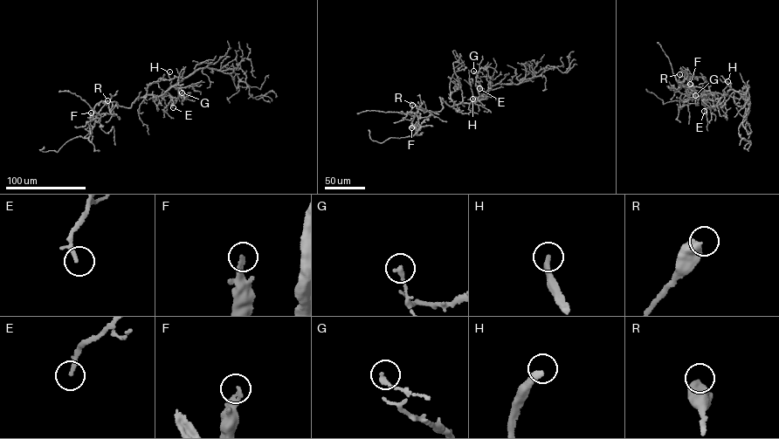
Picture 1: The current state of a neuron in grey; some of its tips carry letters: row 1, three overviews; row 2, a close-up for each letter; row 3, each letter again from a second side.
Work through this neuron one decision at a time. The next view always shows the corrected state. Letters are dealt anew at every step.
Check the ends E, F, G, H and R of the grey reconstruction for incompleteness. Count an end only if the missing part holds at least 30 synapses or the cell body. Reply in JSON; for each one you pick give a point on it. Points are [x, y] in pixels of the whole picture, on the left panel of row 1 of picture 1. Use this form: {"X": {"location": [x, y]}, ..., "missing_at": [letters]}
{"H": {"location": [169, 72]}, "missing_at": ["H"]}

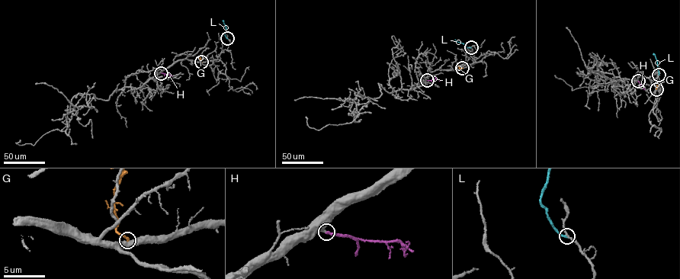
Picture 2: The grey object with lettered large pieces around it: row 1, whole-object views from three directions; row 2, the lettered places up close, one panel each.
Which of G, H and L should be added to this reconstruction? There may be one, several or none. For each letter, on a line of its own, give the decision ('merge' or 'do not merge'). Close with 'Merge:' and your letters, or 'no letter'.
G: do not merge
H: merge
L: do not merge
Merge: H

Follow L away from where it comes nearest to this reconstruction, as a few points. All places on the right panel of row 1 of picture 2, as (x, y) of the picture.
L: (659, 75), (653, 53)

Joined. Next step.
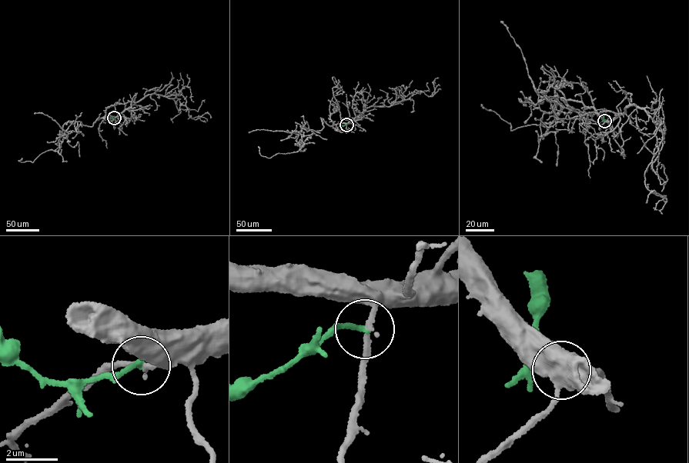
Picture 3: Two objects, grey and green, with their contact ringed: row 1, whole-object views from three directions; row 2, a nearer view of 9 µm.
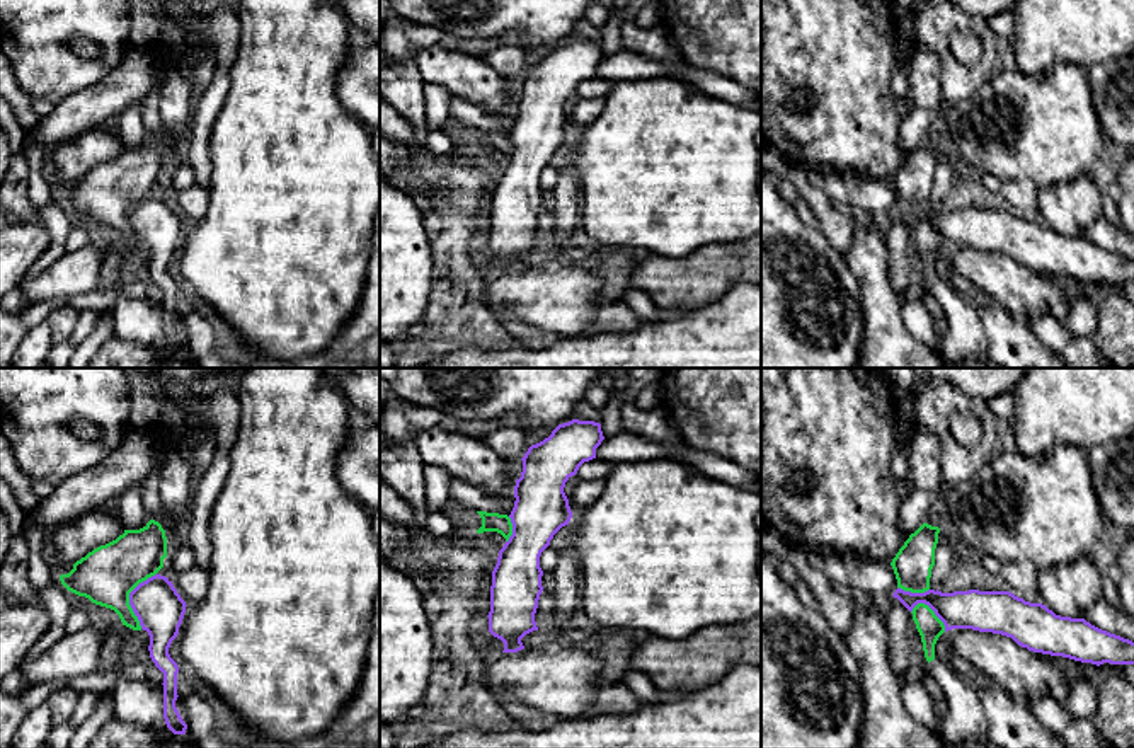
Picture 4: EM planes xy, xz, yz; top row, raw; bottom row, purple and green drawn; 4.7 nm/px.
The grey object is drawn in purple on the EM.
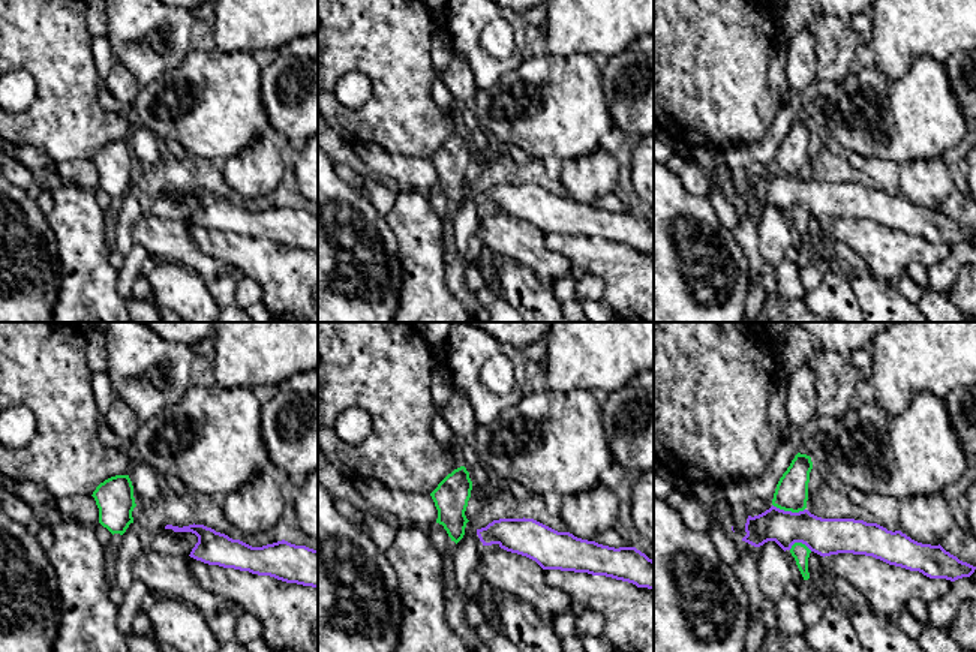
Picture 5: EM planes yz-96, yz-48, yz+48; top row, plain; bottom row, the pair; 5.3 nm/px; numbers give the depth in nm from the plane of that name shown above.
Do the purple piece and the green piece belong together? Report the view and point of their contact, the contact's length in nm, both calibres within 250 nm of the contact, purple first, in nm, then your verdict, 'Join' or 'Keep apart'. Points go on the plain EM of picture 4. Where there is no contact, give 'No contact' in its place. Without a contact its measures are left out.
Touches purple at xy (130, 217). Shared border 280 nm. Thickness 220 nm (purple) against 280 nm. Keep apart

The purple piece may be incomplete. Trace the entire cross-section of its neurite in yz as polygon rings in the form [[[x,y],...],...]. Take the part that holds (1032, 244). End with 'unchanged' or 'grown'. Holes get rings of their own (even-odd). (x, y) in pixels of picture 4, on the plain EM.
[[[897,206],[892,213],[909,230],[918,222],[928,223],[935,233],[943,240],[945,250],[952,247],[972,247],[979,250],[993,250],[1011,256],[1018,264],[1034,271],[1062,274],[1091,283],[1134,283],[1134,261],[1120,254],[1102,249],[1085,237],[1071,237],[1056,233],[1042,222],[1030,222],[1015,215],[1010,210],[954,210],[942,211],[928,208],[925,211],[911,211]]] | unchanged

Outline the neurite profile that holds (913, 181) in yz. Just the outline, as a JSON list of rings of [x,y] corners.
[[[923,141],[909,153],[891,181],[897,198],[897,206],[911,211],[925,211],[930,208],[938,152],[938,145]]]

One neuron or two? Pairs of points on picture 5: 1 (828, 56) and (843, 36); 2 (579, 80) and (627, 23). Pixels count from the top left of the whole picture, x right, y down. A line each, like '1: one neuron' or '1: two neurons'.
1: one neuron
2: two neurons

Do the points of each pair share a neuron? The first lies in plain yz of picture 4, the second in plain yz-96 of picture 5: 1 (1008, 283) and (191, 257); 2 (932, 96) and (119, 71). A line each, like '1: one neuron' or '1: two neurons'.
1: one neuron
2: one neuron

